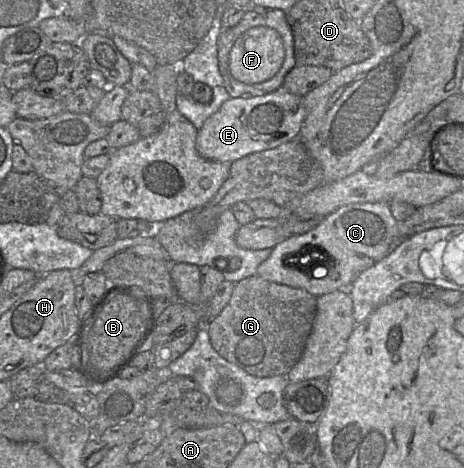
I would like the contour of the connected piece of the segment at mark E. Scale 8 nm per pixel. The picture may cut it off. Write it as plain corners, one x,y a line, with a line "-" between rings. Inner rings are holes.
281,89
252,98
230,98
198,130
197,152
205,159
231,164
253,152
298,139
306,117
302,97

